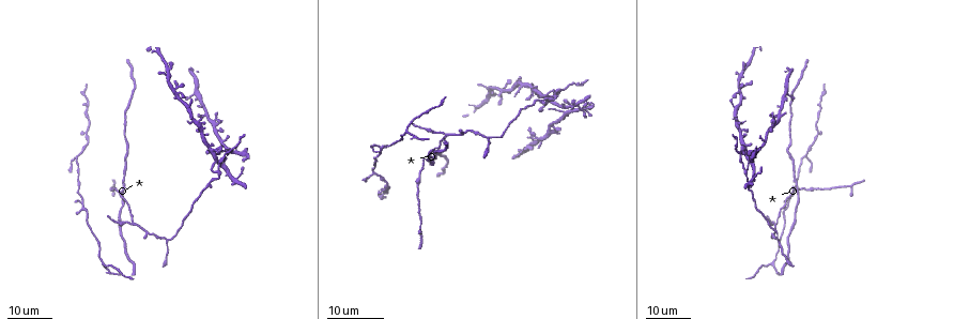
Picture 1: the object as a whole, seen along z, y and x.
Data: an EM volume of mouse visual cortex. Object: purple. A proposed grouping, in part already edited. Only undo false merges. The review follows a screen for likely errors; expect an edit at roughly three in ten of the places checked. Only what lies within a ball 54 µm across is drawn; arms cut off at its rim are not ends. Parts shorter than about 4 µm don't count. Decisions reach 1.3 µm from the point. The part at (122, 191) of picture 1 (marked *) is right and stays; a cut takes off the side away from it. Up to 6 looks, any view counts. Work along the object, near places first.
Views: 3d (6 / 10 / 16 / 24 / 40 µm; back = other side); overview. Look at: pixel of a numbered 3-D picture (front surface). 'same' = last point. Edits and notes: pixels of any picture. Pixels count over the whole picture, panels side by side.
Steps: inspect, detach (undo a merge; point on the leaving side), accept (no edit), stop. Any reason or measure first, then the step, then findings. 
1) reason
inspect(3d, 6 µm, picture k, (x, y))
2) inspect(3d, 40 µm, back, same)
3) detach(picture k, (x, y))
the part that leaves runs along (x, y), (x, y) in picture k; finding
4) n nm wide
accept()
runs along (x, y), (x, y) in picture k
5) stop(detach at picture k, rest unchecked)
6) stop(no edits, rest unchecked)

three-way junction
inspect(3d, 16 µm, picture 1, (445, 133))

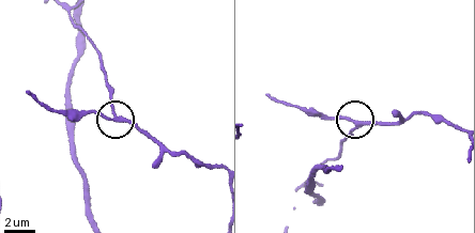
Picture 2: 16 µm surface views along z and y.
inspect(3d, 10 µm, picture 2, (117, 119))

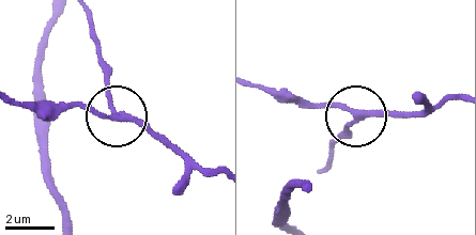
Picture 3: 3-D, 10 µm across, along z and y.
3 arms
accept()
runs along (323, 169), (352, 122), (350, 113), (278, 99) in picture 3; all the same neuron

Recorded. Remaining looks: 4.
three arms meet
inspect(3d, 16 µm, picture 1, (806, 157))

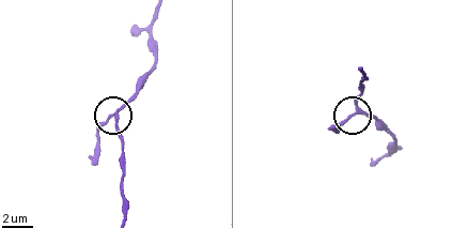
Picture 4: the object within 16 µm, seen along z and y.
closer look
inspect(3d, 6 µm, picture 4, (353, 113))

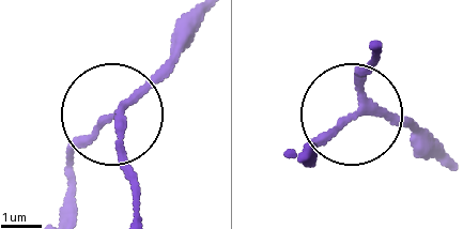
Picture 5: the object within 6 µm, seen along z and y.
3 arms
accept()
runs along (134, 211), (120, 112), (82, 150), (72, 177) in picture 5; all the same neuron

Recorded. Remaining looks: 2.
three-way junction
inspect(3d, 24 µm, picture 1, (226, 164))

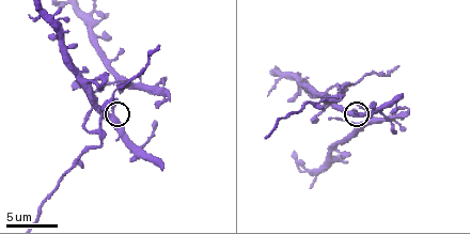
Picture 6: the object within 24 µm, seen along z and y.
closer look
inspect(3d, 10 µm, picture 6, (113, 114))

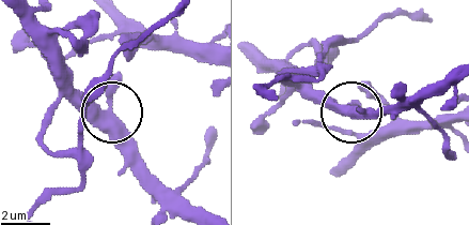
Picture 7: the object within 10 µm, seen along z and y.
accept()
one neuron here

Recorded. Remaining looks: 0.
stop(no edits, rest unchecked)

